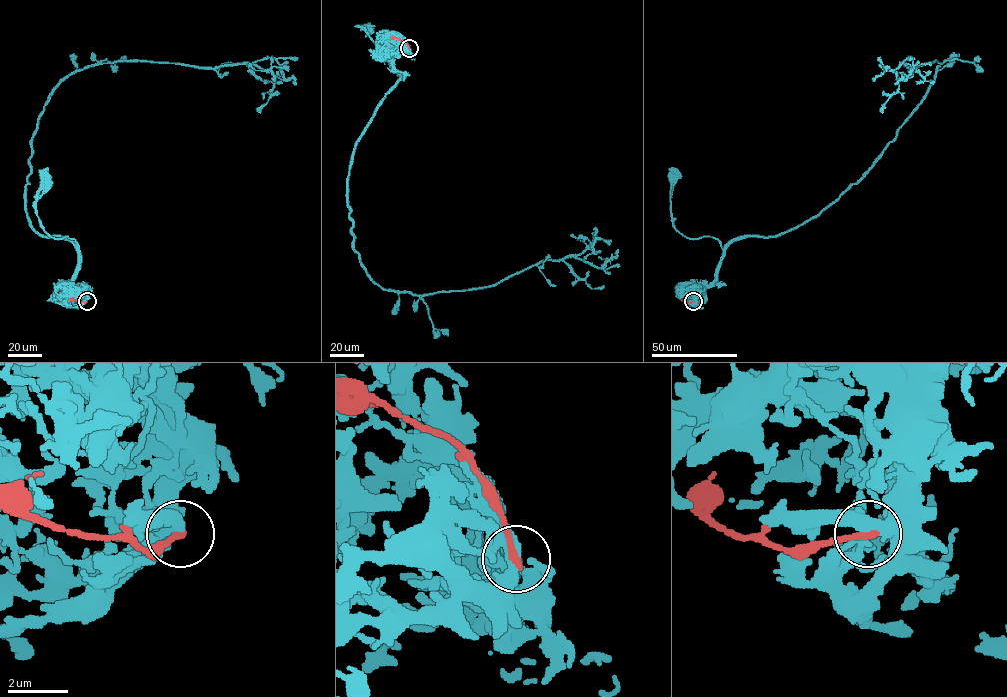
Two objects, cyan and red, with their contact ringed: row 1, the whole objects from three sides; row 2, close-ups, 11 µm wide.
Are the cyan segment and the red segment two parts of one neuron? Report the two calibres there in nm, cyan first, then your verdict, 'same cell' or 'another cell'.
calibres 360 and 240 nm; another cell

